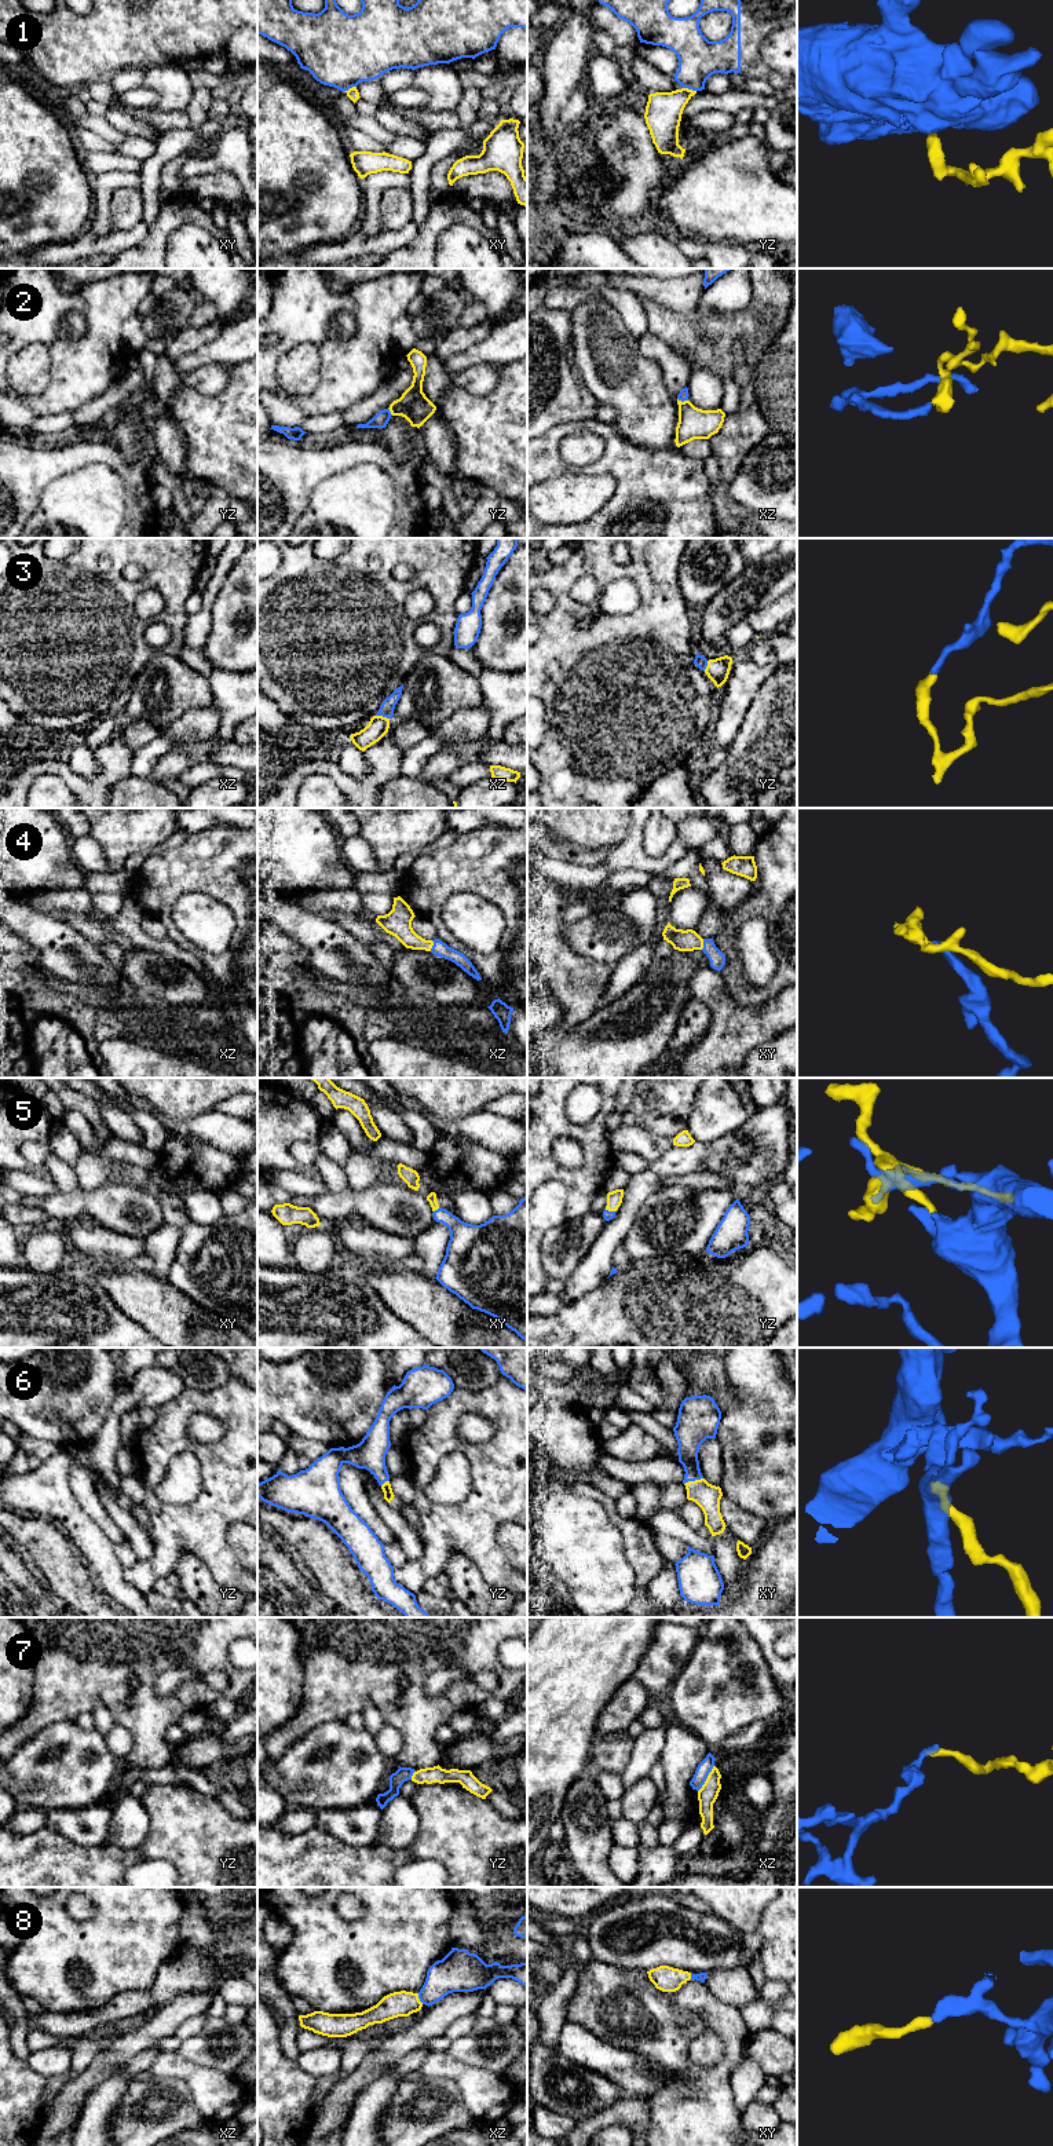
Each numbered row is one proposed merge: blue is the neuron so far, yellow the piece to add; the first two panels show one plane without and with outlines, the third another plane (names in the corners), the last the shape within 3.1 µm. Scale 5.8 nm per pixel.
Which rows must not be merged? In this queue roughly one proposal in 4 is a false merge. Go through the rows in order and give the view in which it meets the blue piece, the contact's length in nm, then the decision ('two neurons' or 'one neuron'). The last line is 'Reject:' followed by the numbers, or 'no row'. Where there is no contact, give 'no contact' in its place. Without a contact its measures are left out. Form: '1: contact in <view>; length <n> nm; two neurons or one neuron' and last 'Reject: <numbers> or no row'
1: contact in yz; length 80 nm; two neurons
2: contact in xz; length 70 nm; one neuron
3: contact in xz; length 80 nm; one neuron
4: contact in xz; length 70 nm; one neuron
5: contact in xy; length 50 nm; one neuron
6: contact in xy; length 120 nm; one neuron
7: contact in xz; length 180 nm; two neurons
8: contact in xz; length 70 nm; one neuron
Reject: 1, 7

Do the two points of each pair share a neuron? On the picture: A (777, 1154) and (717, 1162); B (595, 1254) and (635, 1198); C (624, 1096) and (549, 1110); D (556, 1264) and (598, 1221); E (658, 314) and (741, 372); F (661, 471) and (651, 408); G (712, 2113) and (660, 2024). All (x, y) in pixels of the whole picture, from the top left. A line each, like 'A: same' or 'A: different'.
A: same
B: same
C: different
D: same
E: different
F: different
G: same

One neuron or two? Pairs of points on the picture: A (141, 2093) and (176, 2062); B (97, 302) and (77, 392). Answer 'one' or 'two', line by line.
A: two
B: one

